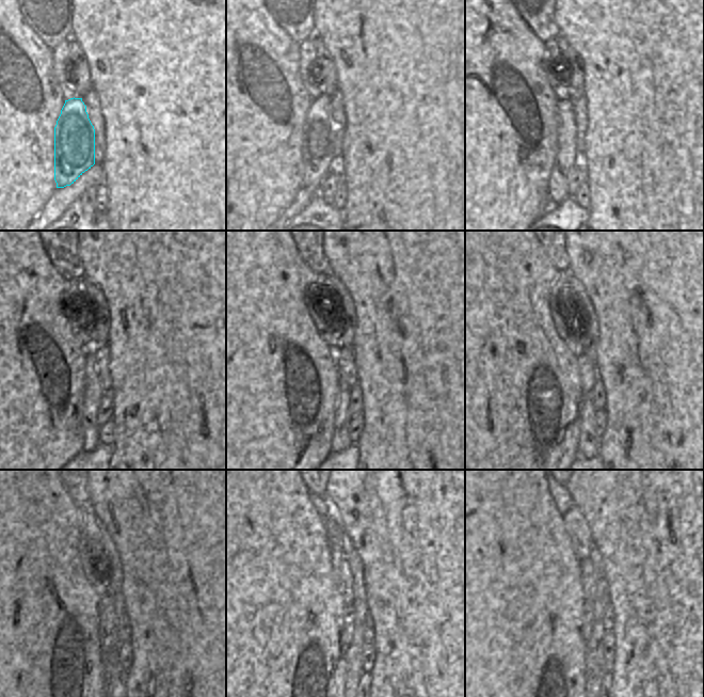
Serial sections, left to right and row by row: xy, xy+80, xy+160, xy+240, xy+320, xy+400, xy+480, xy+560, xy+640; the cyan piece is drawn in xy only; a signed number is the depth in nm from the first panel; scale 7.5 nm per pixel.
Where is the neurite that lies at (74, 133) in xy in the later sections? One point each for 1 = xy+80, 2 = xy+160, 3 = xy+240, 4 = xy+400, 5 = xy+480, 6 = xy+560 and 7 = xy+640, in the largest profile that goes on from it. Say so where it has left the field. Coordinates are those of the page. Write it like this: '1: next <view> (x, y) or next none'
1: next xy+80 (318, 132)
2: next xy+160 (566, 157)
3: next xy+240 (93, 393)
4: next xy+400 (589, 442)
5: next xy+480 (115, 677)
6: next xy+560 (364, 685)
7: next xy+640 (606, 684)

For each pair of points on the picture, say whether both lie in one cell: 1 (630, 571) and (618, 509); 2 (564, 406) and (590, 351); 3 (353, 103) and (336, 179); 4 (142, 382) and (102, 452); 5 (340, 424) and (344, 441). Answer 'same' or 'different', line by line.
1: same
2: different
3: different
4: different
5: same

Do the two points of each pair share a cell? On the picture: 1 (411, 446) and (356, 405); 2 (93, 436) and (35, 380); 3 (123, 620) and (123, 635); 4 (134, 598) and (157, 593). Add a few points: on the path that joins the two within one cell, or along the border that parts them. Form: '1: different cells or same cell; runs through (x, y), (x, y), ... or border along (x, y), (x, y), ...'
1: different cells; border along (357, 383), (361, 387), (362, 413)
2: different cells; border along (85, 428), (83, 449)
3: same cell; runs through (123, 623), (123, 632)
4: same cell; runs through (140, 598), (152, 598)

